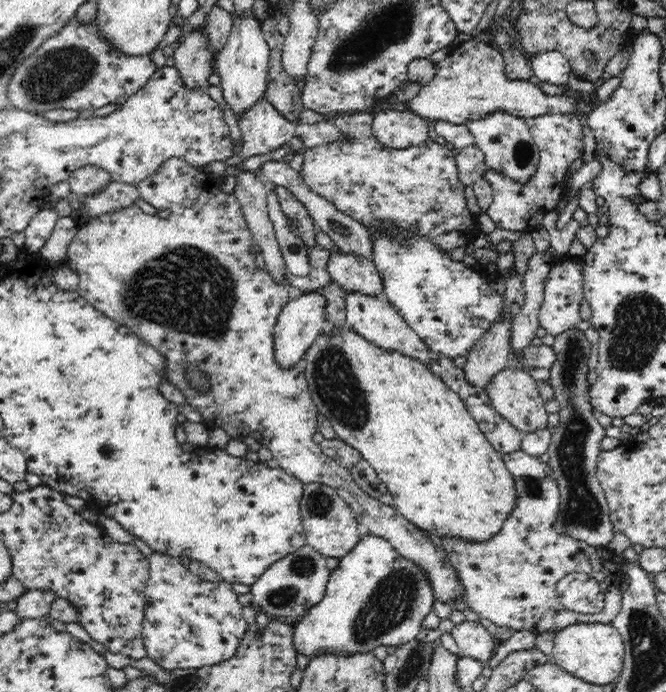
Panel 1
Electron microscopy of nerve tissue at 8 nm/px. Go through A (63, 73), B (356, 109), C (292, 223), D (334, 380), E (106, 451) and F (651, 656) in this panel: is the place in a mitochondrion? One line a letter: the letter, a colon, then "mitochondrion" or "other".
A: mitochondrion
B: other
C: other
D: mitochondrion
E: mitochondrion
F: mitochondrion

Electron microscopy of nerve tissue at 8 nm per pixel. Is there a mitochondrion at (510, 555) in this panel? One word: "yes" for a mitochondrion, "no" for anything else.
no

